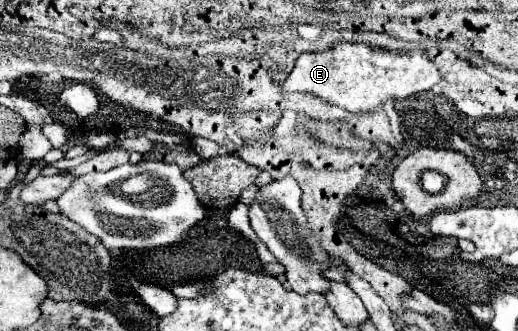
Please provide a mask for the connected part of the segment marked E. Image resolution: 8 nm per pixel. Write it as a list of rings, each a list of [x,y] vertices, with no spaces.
[[[336,43],[330,51],[302,53],[282,85],[282,93],[308,93],[348,113],[374,113],[388,99],[400,101],[432,89],[440,73],[424,51],[390,53],[362,43]]]

